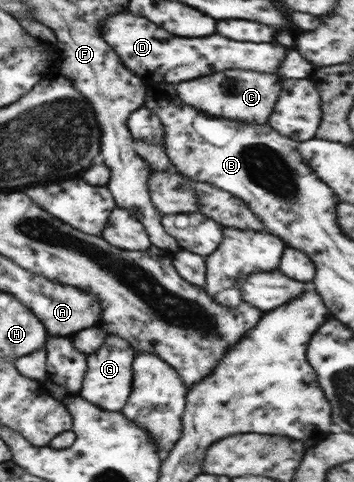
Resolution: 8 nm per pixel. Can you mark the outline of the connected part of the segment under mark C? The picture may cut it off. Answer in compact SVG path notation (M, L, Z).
M222 71L198 81L184 81L176 85L177 96L186 105L195 107L212 117L237 119L246 123L267 123L282 89L281 75L256 71Z

